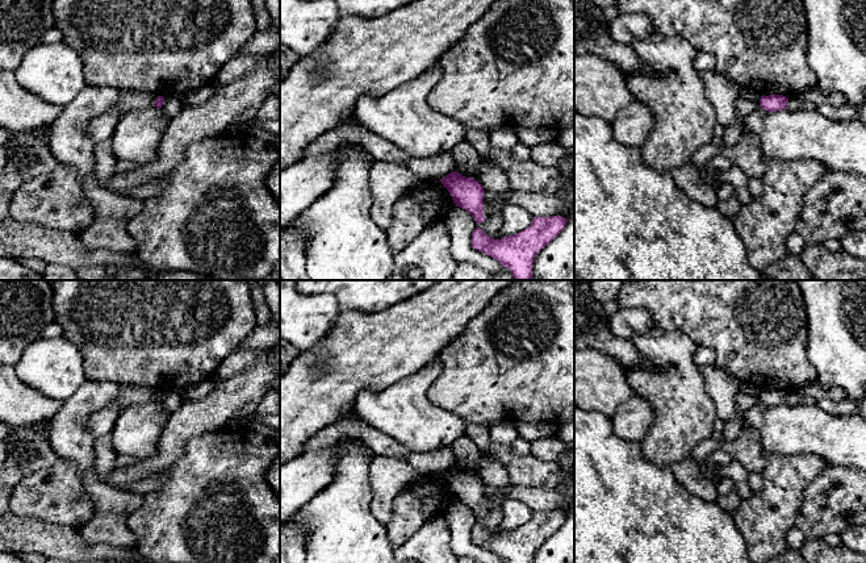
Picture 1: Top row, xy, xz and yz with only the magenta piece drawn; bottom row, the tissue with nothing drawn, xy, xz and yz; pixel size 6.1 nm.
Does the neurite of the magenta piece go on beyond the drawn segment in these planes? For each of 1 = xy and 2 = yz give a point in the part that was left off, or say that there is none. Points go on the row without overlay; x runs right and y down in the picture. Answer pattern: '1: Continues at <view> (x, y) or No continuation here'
1: No continuation here
2: No continuation here

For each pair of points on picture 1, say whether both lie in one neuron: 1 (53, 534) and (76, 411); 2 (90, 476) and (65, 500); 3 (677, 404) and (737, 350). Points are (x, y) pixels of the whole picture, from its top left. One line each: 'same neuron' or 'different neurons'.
1: different neurons
2: different neurons
3: different neurons

